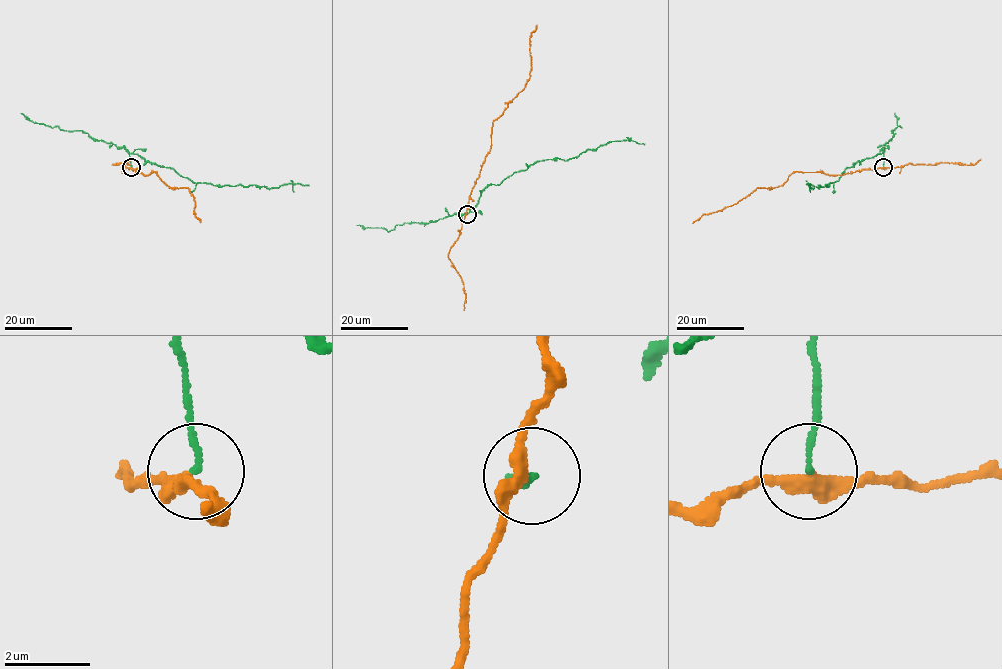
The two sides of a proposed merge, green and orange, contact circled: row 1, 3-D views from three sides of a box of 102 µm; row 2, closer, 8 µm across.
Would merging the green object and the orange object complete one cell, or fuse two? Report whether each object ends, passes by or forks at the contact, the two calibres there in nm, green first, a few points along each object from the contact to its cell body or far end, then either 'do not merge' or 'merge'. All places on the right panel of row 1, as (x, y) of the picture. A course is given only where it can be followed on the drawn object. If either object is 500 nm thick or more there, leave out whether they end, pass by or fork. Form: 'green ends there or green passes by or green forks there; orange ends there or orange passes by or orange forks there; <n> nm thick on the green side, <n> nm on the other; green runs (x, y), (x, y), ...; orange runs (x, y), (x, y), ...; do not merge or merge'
green ends there; orange passes by; 130 nm thick on the green side, 320 nm on the other; green runs (883, 167), (883, 152), (846, 168), (840, 179), (828, 186), (819, 185), (813, 188), (808, 184), (813, 185); orange runs (883, 167), (842, 174), (794, 171), (781, 186), (758, 187), (736, 203), (704, 214), (692, 223); do not merge

